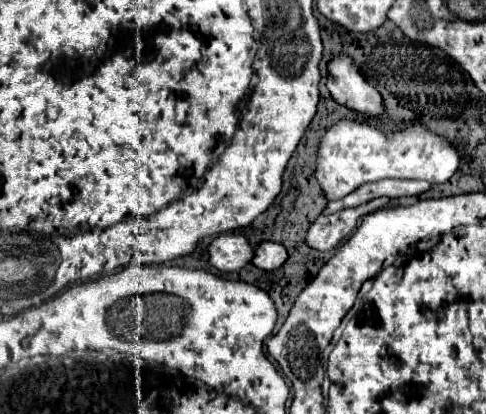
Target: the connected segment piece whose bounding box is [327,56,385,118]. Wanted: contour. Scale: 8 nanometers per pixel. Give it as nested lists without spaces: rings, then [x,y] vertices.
[[[339,56],[329,64],[327,88],[333,100],[365,116],[381,116],[385,104],[381,94],[359,74],[349,56]]]

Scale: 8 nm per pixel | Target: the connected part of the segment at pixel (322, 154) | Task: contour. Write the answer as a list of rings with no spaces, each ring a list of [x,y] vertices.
[[[341,120],[327,130],[319,144],[319,160],[315,178],[327,200],[337,200],[367,182],[383,178],[413,178],[431,184],[447,182],[459,166],[457,150],[441,136],[419,124],[407,124],[401,130],[387,132],[381,126]]]

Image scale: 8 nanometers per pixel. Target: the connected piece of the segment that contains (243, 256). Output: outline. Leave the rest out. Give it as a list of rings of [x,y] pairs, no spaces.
[[[223,234],[209,246],[209,262],[221,272],[237,272],[253,260],[253,248],[245,236]]]

